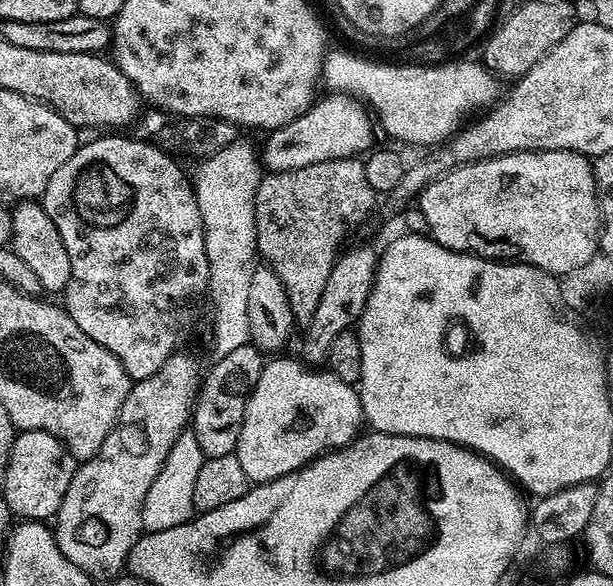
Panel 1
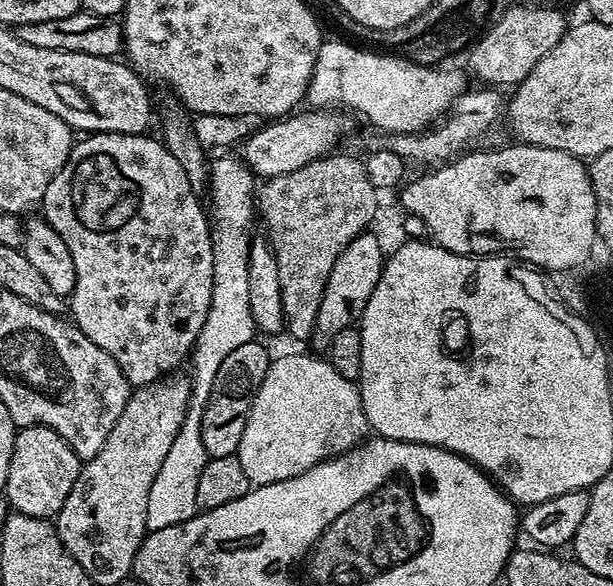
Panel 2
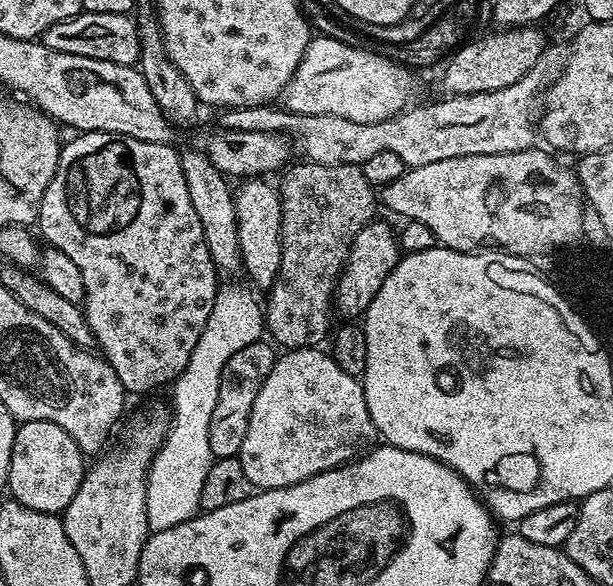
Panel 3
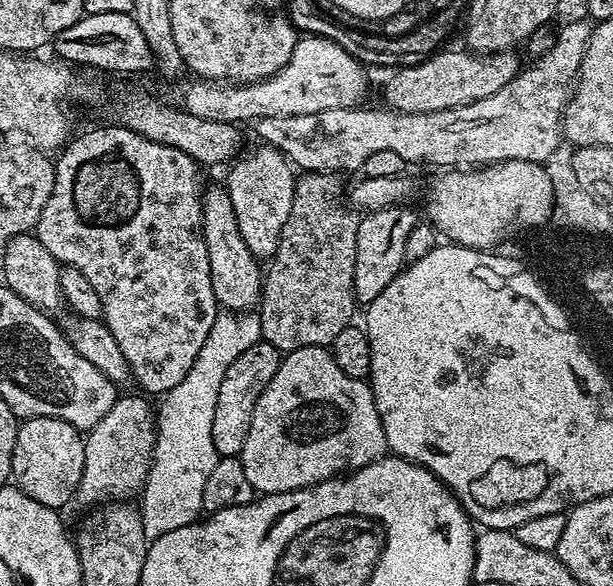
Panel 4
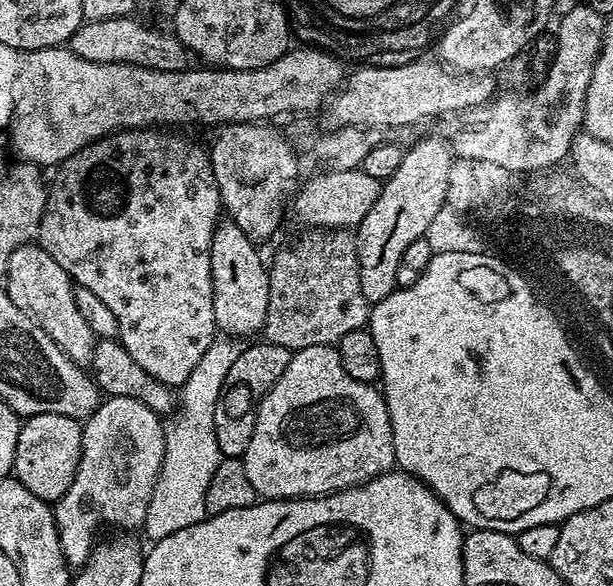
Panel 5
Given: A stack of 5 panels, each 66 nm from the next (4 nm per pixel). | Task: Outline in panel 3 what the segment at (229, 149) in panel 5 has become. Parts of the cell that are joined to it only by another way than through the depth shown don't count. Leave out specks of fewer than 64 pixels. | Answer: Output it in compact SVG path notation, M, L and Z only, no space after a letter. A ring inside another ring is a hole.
M248 178L239 189L235 189L236 221L238 222L238 246L243 271L263 290L271 289L282 266L282 210L280 209L280 189L268 178Z

